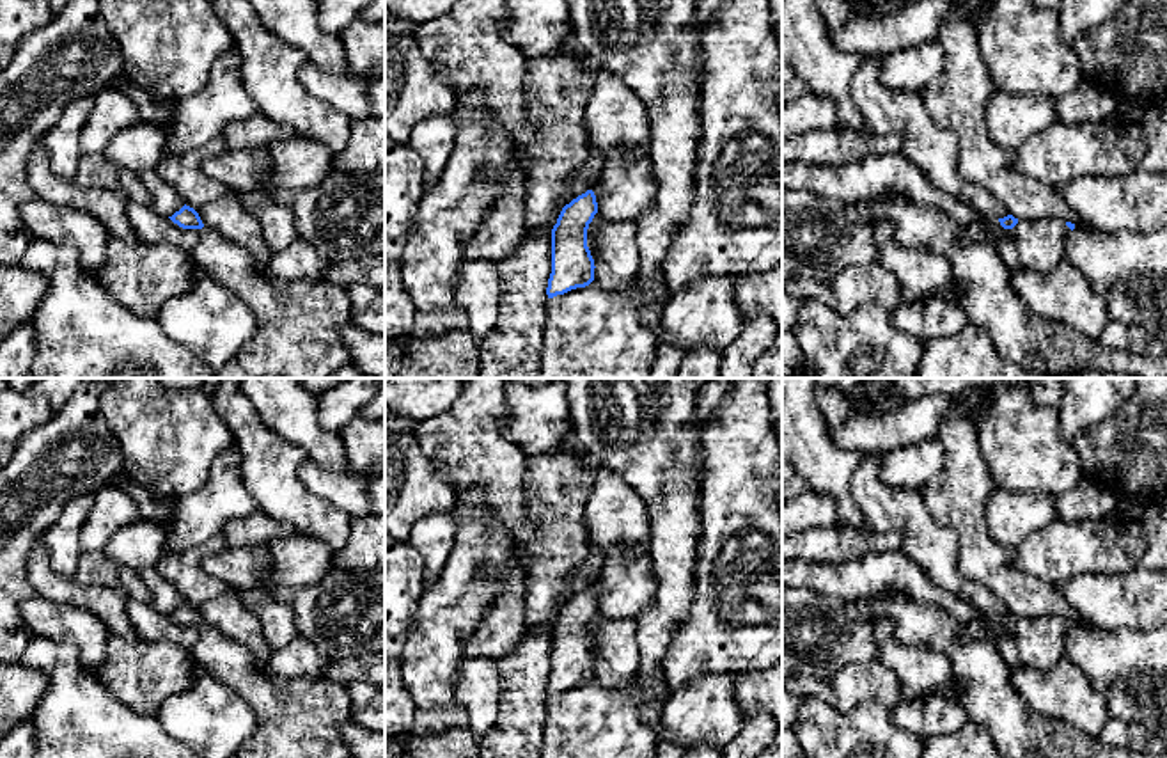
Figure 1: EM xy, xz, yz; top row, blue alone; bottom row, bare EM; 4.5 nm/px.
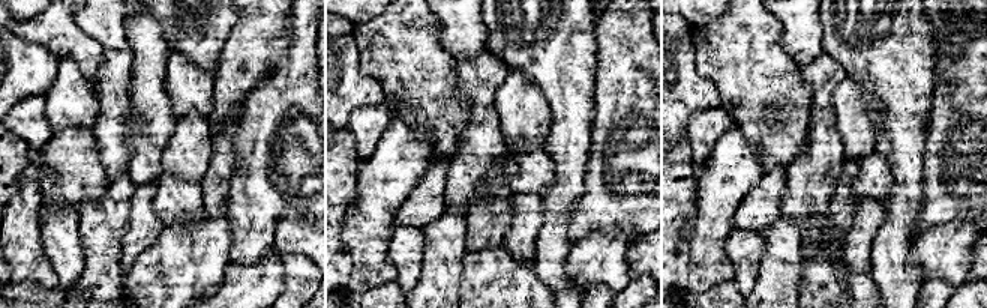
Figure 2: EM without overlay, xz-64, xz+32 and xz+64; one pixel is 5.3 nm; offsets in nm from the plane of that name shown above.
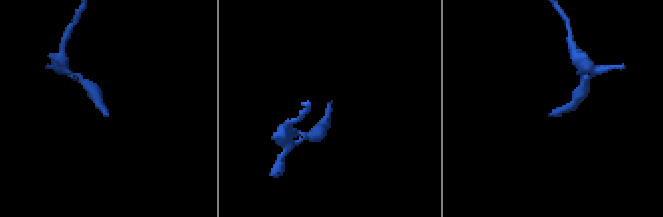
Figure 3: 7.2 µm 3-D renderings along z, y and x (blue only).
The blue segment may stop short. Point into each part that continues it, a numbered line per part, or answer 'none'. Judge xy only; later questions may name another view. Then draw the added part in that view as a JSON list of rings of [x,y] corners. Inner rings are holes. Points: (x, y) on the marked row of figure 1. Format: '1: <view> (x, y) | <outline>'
1: xy (298, 325) | [[[211,227],[199,229],[199,241],[190,252],[193,265],[216,284],[236,293],[255,316],[255,334],[238,351],[236,360],[254,378],[330,378],[351,364],[342,328],[353,323],[348,291],[323,279],[321,282],[278,282],[257,270],[252,254]]]

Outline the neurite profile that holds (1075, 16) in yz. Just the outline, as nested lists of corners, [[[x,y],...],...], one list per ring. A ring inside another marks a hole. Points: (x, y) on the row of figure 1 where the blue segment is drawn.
[[[1062,0],[1057,12],[1059,37],[1071,46],[1077,37],[1107,23],[1130,0]]]

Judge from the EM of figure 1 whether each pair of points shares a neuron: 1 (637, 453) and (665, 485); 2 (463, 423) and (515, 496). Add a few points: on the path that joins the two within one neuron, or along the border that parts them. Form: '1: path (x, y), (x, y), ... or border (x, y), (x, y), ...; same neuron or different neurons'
1: path (644, 460), (662, 478); same neuron
2: path (469, 441), (502, 478); same neuron

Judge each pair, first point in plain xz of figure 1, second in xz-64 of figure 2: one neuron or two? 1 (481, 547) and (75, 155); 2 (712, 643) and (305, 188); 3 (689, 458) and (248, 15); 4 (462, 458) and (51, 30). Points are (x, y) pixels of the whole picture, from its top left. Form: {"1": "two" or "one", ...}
{"1": "two", "2": "one", "3": "two", "4": "one"}

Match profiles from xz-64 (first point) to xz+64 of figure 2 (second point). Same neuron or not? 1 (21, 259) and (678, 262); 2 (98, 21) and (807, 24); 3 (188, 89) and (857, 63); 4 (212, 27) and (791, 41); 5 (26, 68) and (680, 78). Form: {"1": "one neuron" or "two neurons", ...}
{"1": "two neurons", "2": "one neuron", "3": "two neurons", "4": "two neurons", "5": "one neuron"}

